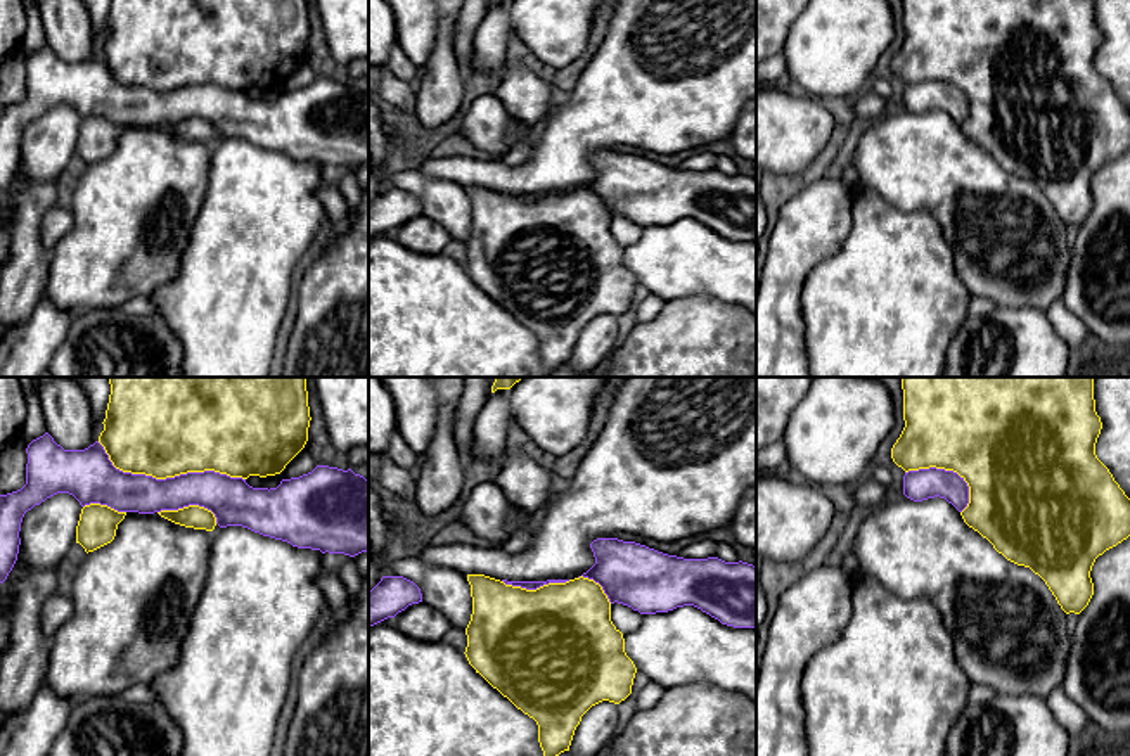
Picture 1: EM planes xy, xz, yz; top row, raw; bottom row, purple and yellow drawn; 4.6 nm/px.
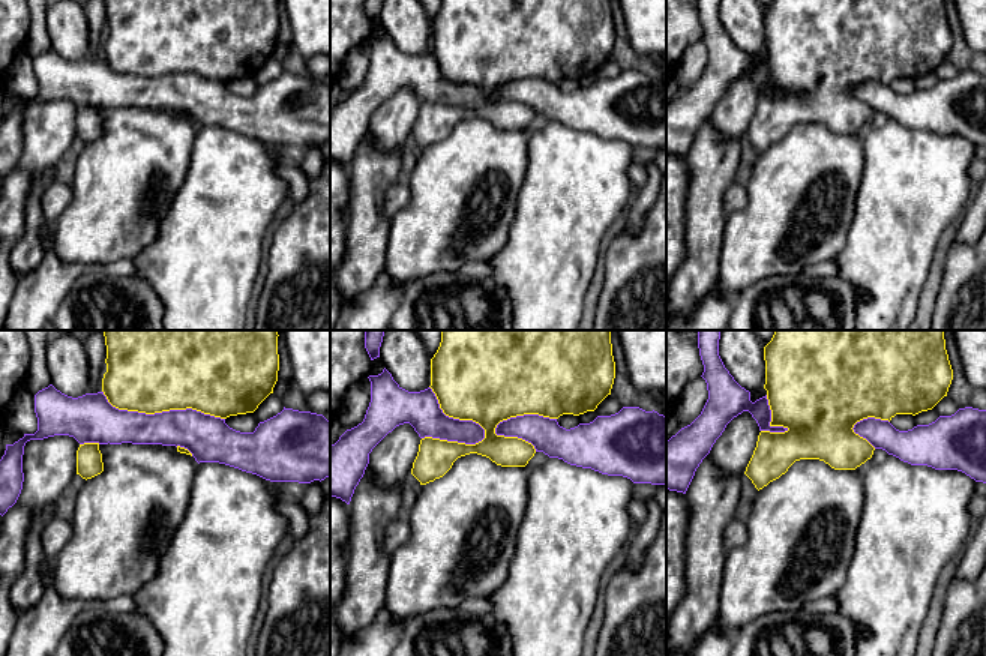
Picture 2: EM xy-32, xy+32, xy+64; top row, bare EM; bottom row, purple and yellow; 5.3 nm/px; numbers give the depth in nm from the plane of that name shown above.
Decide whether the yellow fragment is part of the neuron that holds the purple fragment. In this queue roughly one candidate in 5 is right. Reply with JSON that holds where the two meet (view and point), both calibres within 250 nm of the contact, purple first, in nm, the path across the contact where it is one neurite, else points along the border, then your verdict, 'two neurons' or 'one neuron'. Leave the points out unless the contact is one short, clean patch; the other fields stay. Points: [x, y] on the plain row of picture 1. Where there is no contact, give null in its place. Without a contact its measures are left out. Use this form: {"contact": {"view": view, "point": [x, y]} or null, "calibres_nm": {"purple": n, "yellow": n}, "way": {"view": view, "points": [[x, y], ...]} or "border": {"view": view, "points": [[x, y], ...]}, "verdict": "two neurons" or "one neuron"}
{"contact": {"view": "xy", "point": [168, 90]}, "calibres_nm": {"purple": 190, "yellow": 420}, "verdict": "two neurons"}

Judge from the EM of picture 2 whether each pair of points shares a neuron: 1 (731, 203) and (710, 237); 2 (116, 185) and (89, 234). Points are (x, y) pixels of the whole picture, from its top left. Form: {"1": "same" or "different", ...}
{"1": "different", "2": "same"}

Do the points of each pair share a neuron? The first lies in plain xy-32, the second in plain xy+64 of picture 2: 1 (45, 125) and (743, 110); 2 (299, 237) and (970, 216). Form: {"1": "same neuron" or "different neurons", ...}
{"1": "same neuron", "2": "different neurons"}

